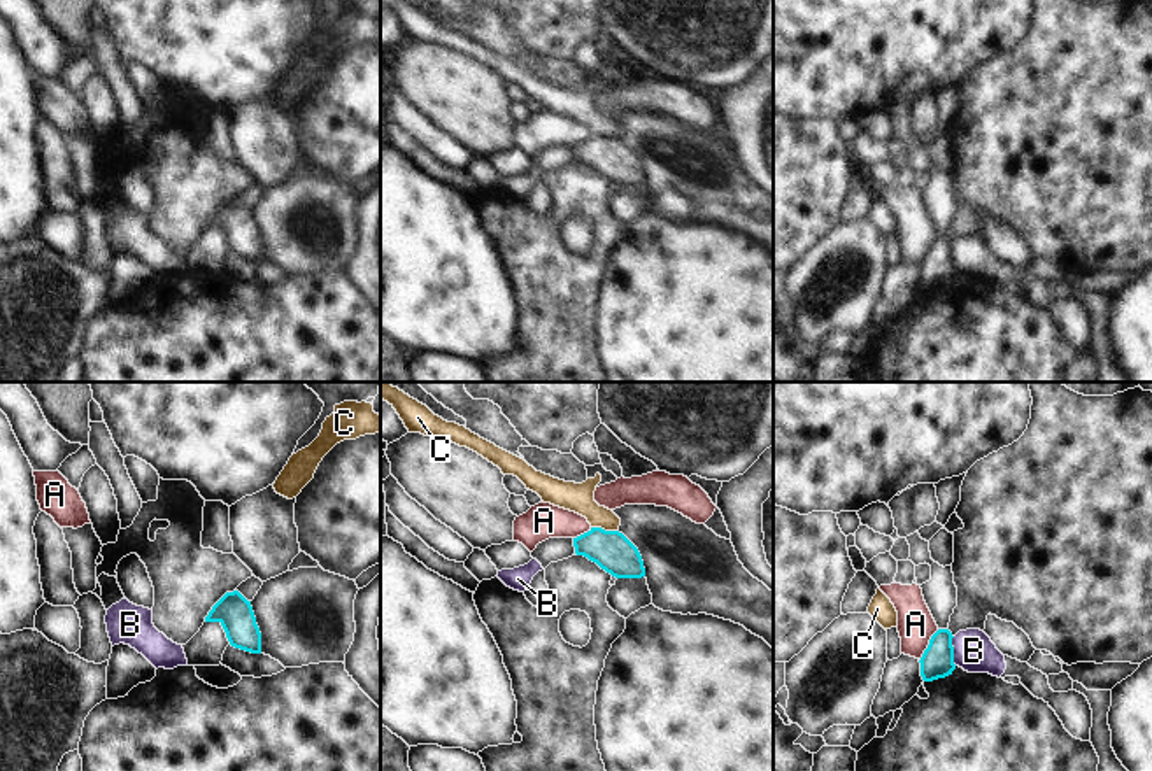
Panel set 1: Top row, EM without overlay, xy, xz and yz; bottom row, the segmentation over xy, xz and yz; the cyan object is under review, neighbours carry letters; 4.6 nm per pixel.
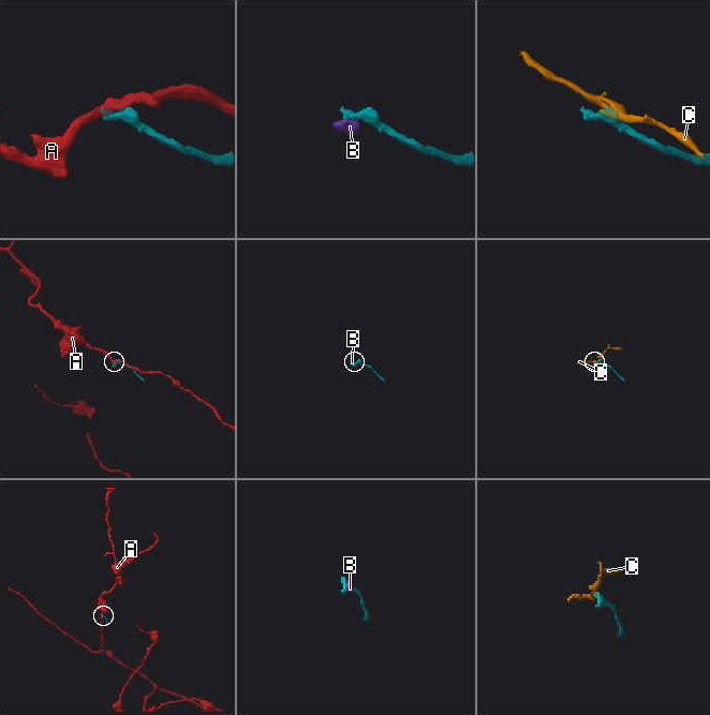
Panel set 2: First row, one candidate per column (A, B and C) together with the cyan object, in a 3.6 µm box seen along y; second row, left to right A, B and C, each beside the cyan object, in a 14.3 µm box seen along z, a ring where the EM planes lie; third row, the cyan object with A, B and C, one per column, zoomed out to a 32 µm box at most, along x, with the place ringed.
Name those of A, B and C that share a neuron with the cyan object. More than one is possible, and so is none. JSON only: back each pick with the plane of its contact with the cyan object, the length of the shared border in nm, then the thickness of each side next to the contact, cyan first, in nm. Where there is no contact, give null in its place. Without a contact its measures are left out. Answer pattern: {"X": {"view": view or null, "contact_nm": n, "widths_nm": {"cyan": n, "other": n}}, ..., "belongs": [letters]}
{"belongs": []}

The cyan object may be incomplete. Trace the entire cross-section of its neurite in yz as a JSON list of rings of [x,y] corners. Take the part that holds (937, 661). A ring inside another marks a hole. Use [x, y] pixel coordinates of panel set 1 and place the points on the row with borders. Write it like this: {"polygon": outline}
{"polygon": [[[938,629],[931,636],[928,648],[919,661],[924,682],[945,678],[956,669],[952,638],[949,629]]]}

